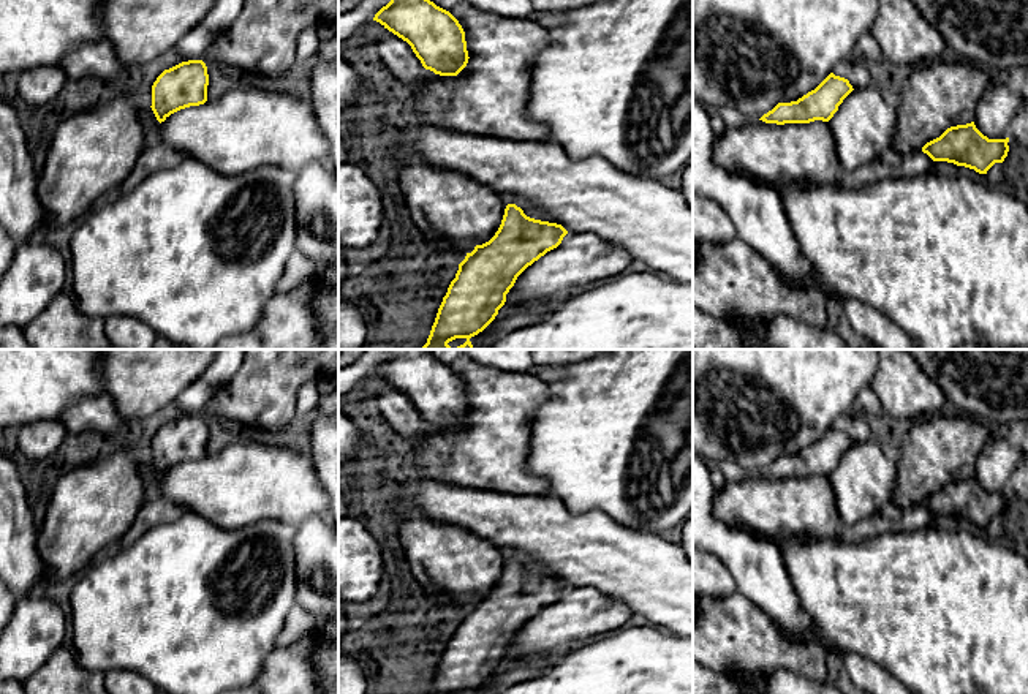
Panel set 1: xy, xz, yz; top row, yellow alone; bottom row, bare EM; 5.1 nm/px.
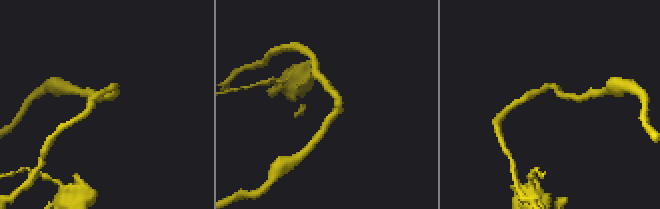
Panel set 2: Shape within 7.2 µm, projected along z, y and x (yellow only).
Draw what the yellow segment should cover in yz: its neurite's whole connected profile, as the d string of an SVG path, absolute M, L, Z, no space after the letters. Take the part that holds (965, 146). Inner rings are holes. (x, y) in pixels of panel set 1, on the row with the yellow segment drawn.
M971 122L947 128L939 138L927 142L922 152L933 161L947 161L987 174L995 163L1003 163L1007 157L1007 142L1009 138L988 139Z

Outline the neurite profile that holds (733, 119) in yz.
M729 106L720 107L718 114L728 128L739 128L750 120L748 117L745 117L743 114Z

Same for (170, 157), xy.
M163 142L147 144L133 171L120 183L119 194L128 194L152 171L172 168L183 158L187 158L185 153Z

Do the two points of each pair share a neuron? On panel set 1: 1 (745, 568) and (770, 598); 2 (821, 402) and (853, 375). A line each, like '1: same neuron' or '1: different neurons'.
1: same neuron
2: same neuron

